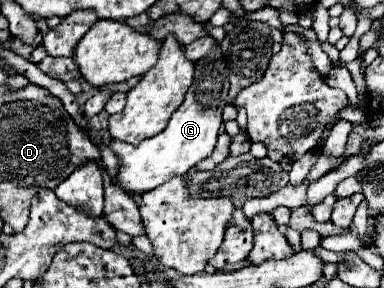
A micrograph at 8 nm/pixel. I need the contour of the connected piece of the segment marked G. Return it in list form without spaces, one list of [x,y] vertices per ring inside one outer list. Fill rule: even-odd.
[[[217,50],[207,58],[195,62],[193,84],[183,104],[179,106],[179,110],[175,110],[163,132],[143,140],[139,146],[129,146],[127,142],[119,140],[109,142],[109,148],[119,158],[119,168],[113,182],[127,194],[143,194],[161,186],[171,176],[185,174],[197,162],[207,158],[217,142],[217,132],[221,126],[221,110],[227,104],[227,90],[229,90],[227,68]]]

